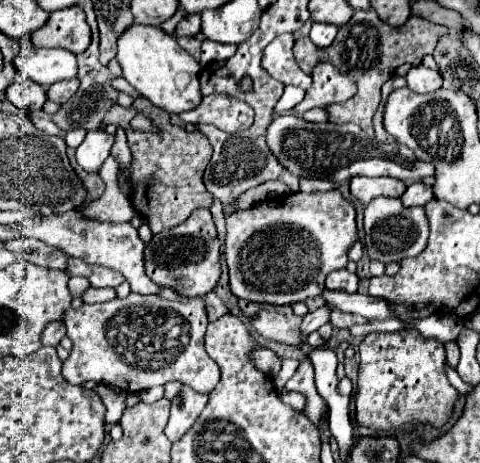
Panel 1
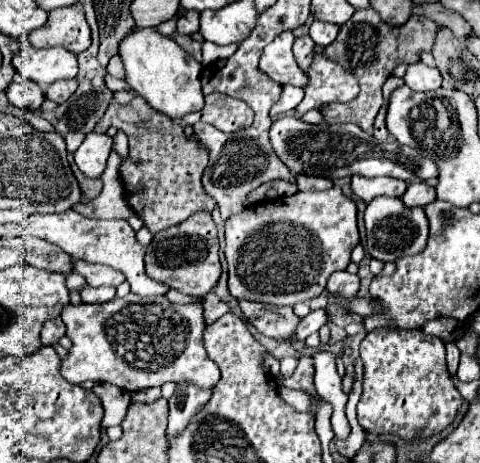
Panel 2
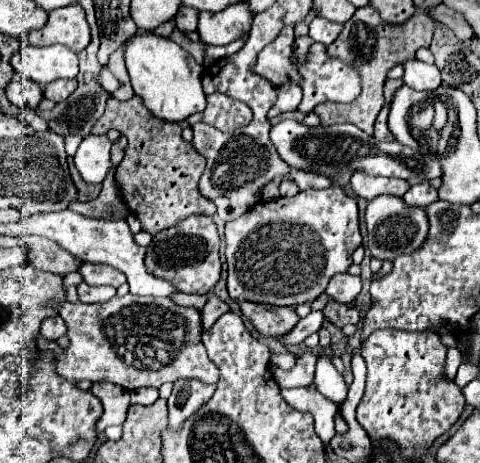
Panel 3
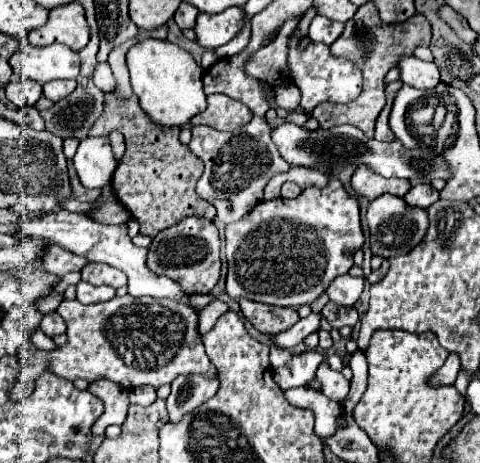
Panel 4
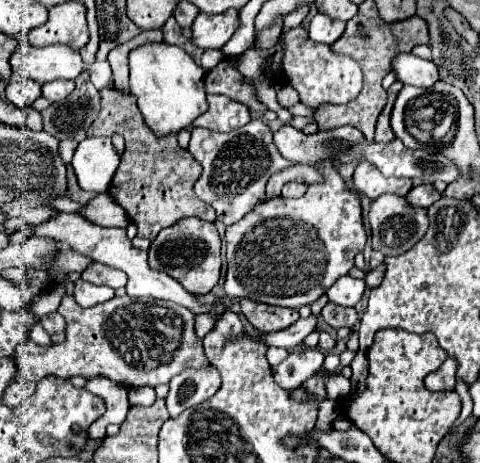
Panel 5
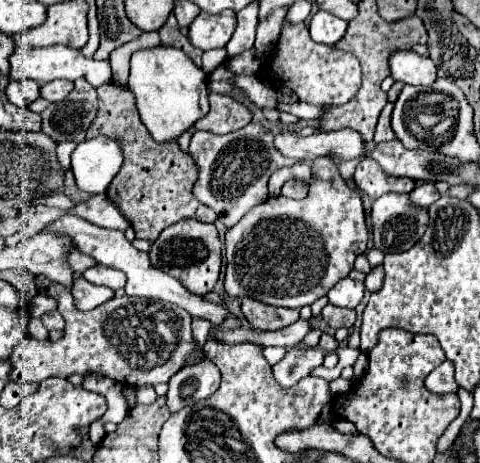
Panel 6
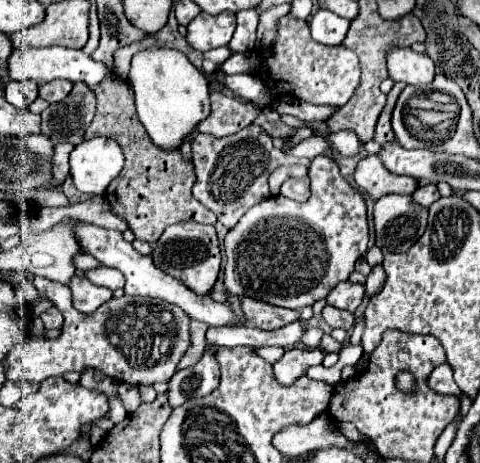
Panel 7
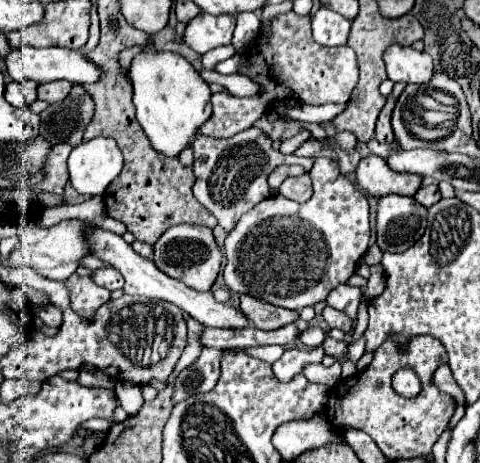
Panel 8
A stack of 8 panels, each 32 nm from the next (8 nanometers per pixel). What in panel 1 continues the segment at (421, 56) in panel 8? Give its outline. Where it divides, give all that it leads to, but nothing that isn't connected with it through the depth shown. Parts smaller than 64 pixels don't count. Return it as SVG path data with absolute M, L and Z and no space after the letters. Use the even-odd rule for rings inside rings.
M418 64L408 70L406 82L408 82L408 88L412 88L414 92L430 94L442 86L442 76L438 70L430 70L424 64Z

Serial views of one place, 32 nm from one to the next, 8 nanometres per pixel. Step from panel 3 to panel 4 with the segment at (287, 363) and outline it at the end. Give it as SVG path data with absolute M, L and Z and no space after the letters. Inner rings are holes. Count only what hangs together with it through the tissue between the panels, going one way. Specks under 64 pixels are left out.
M270 348L270 366L278 368L280 364L286 364L290 360L292 352L286 348Z

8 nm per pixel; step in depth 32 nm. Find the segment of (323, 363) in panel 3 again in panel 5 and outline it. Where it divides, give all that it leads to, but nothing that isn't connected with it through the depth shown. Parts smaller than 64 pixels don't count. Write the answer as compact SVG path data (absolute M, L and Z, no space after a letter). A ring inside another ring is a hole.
M342 374L340 376L324 376L324 382L326 382L326 392L328 392L330 400L342 400L352 390L350 380L346 380Z

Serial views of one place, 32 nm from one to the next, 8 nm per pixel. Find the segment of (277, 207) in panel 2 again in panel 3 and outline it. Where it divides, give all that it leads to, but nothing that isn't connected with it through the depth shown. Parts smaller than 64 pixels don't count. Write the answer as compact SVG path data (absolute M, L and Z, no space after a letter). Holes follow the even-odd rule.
M338 182L324 190L304 190L294 198L278 198L258 202L240 220L226 224L226 262L228 262L228 294L234 300L250 300L270 306L298 306L316 300L328 286L330 278L348 272L352 252L362 246L356 198L344 194Z

